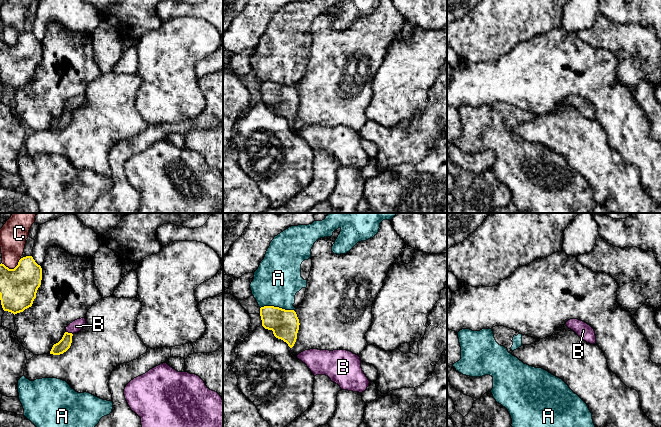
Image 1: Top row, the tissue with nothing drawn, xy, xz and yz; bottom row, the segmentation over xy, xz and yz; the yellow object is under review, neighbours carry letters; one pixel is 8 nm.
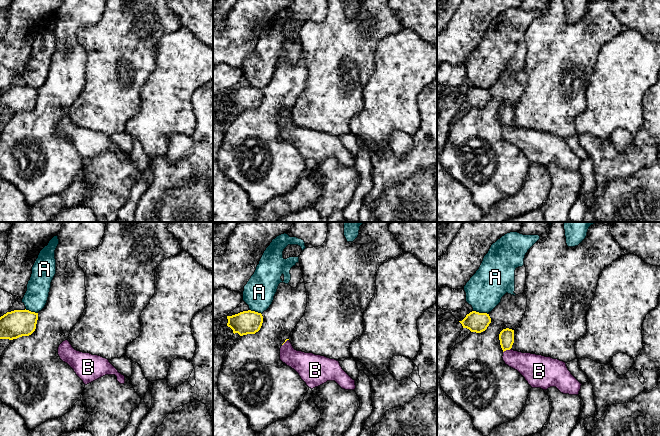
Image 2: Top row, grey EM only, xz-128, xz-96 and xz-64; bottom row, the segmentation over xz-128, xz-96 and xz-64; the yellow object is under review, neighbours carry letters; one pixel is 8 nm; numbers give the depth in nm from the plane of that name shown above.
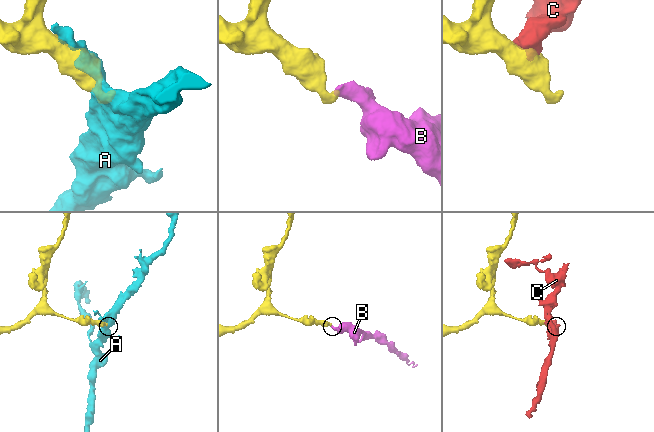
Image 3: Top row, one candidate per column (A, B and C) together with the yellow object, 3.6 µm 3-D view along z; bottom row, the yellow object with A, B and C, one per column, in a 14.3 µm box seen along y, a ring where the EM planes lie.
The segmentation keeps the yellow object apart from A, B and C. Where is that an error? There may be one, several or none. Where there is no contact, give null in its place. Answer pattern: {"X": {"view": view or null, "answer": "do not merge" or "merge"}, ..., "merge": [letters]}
{"A": {"view": "xz", "answer": "do not merge"}, "B": {"view": "xy", "answer": "merge"}, "C": {"view": "xy", "answer": "do not merge"}, "merge": ["B"]}

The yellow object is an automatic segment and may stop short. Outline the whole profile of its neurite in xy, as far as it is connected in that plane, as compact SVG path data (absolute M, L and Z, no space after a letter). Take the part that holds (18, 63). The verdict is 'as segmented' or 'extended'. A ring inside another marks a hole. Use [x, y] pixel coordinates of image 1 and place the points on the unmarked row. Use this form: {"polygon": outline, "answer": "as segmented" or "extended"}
{"polygon": "M32 32L19 36L14 45L0 40L0 76L4 87L14 91L32 82L41 61L42 44Z", "answer": "as segmented"}

